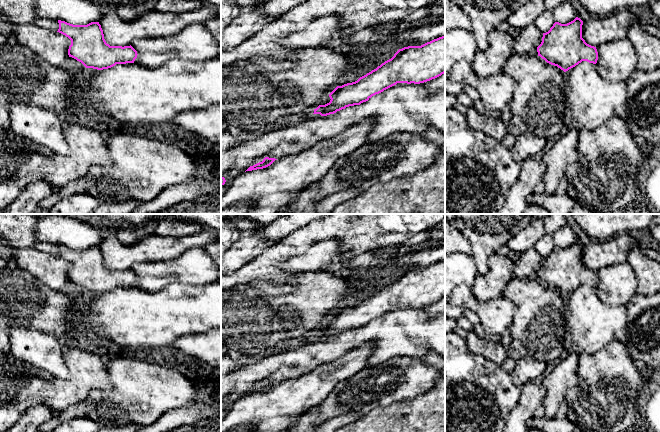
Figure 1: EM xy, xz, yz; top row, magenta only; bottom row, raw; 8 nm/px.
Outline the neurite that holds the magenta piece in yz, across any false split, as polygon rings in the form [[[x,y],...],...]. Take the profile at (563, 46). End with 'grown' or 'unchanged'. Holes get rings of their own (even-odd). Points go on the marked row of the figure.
[[[578,17],[567,24],[555,22],[548,32],[543,33],[542,42],[537,47],[538,56],[564,72],[575,67],[582,61],[596,64],[598,60],[597,49],[587,44],[582,38],[582,25],[583,21]]] | unchanged

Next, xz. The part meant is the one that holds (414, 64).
[[[445,36],[434,39],[421,46],[408,46],[399,49],[394,56],[376,69],[360,77],[357,81],[337,86],[330,94],[330,102],[319,105],[313,114],[327,116],[349,106],[360,105],[372,96],[397,83],[420,84],[435,79],[445,73]]] | unchanged

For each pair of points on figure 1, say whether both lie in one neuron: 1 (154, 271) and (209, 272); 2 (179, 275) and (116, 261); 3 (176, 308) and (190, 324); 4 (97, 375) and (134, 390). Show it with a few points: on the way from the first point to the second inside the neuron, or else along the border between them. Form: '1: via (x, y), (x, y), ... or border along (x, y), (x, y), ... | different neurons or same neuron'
1: via (168, 271), (195, 270) | same neuron
2: border along (157, 260), (136, 263), (131, 269) | different neurons
3: via (180, 312), (188, 320) | same neuron
4: border along (105, 358), (112, 386), (90, 392) | different neurons

